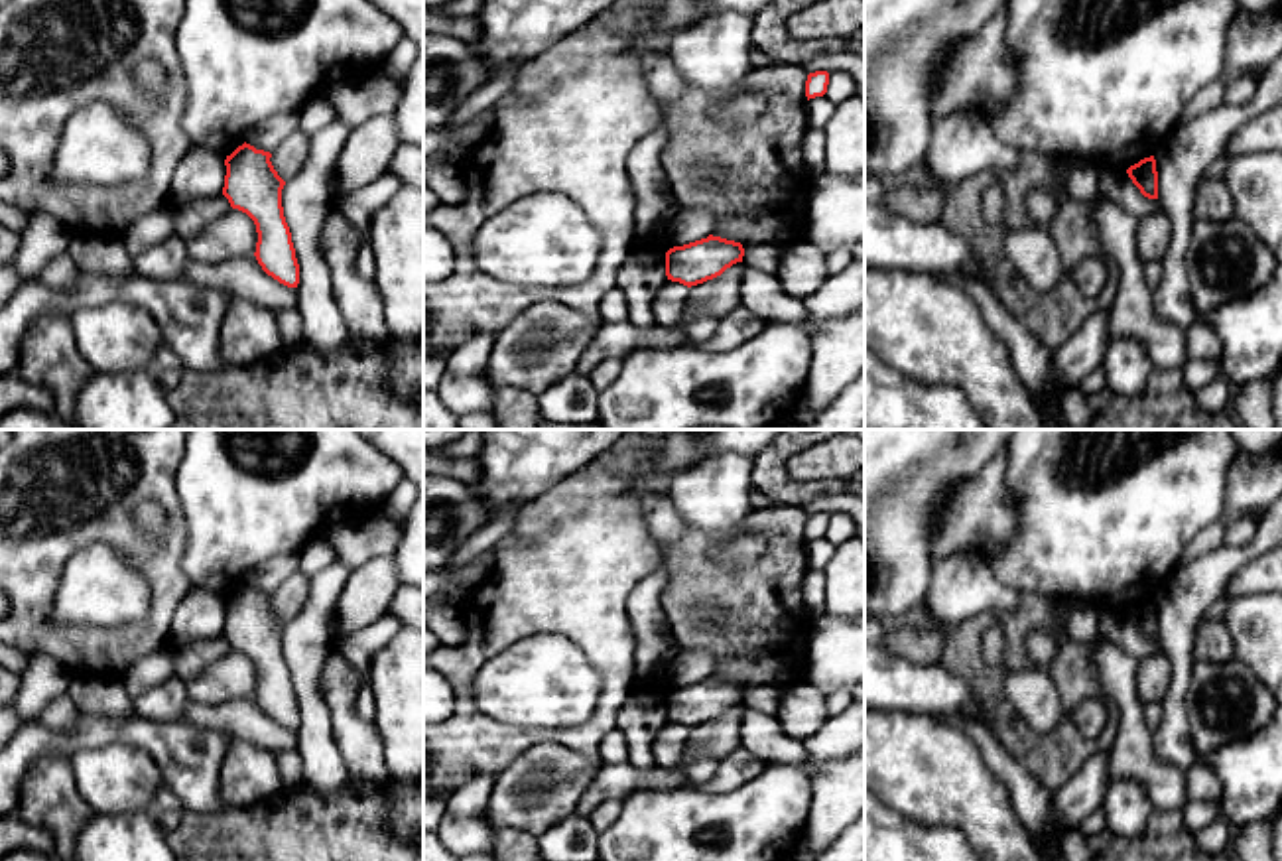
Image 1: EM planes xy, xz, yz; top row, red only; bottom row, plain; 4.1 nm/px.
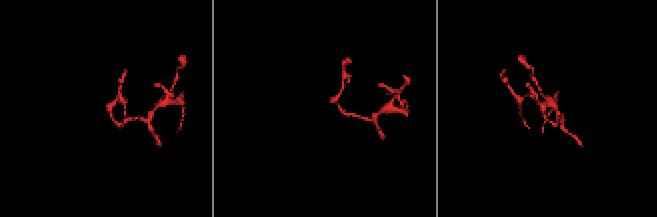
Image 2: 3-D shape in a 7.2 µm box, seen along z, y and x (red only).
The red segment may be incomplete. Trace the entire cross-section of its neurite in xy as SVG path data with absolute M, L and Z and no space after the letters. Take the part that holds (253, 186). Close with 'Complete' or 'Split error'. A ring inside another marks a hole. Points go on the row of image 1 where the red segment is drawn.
M250 144L226 156L223 195L232 209L246 213L258 232L256 260L262 270L288 288L299 284L299 264L291 232L284 217L282 189L286 181L270 162L272 154Z. Complete

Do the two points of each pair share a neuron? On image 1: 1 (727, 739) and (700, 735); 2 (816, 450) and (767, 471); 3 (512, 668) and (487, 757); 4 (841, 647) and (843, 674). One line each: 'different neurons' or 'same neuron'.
1: same neuron
2: same neuron
3: different neurons
4: same neuron

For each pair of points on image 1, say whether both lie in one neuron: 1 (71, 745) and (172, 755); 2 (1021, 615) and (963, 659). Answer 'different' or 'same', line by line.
1: same
2: same

